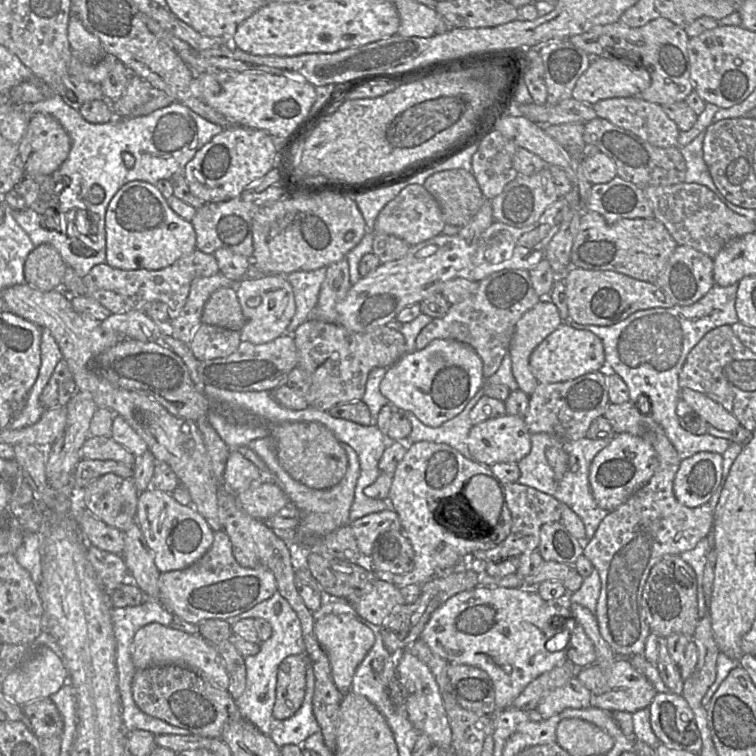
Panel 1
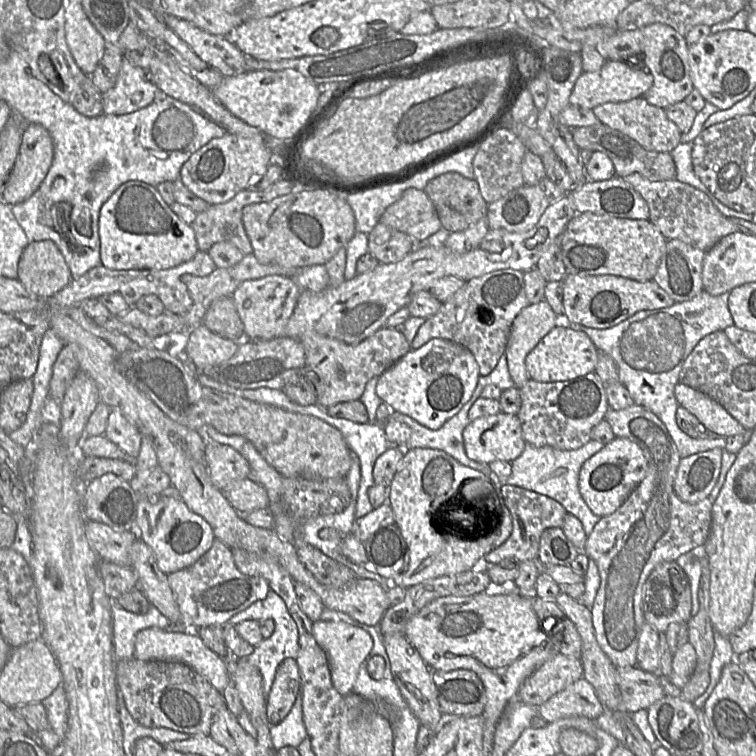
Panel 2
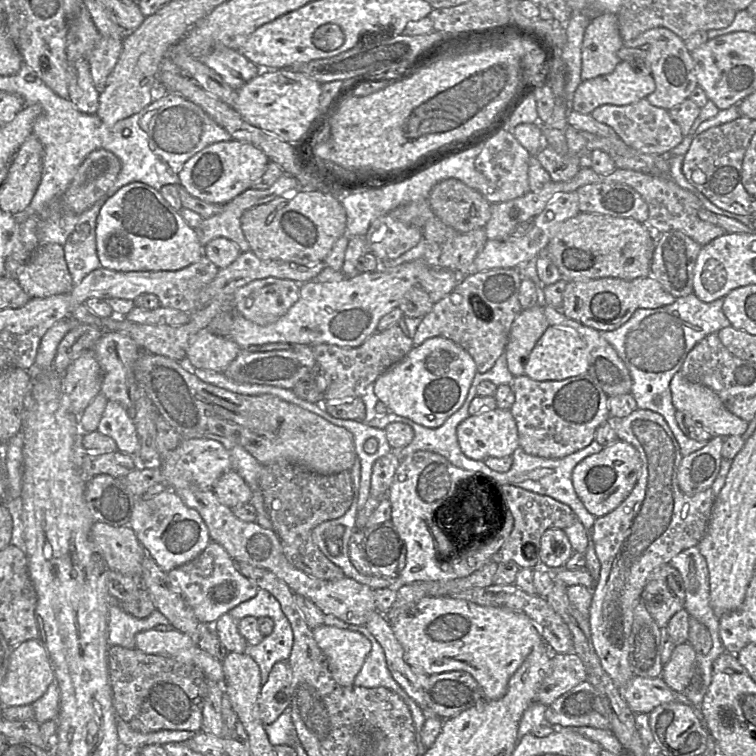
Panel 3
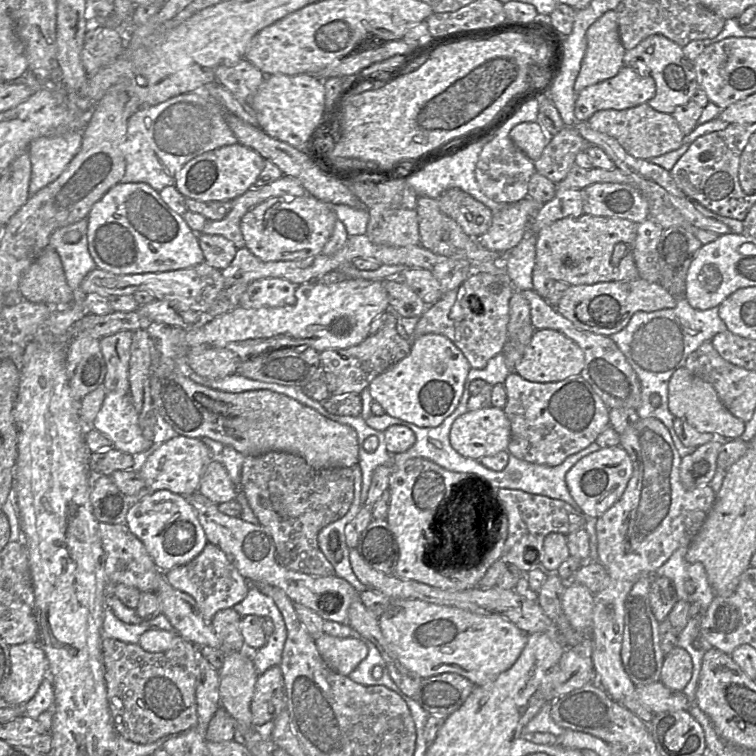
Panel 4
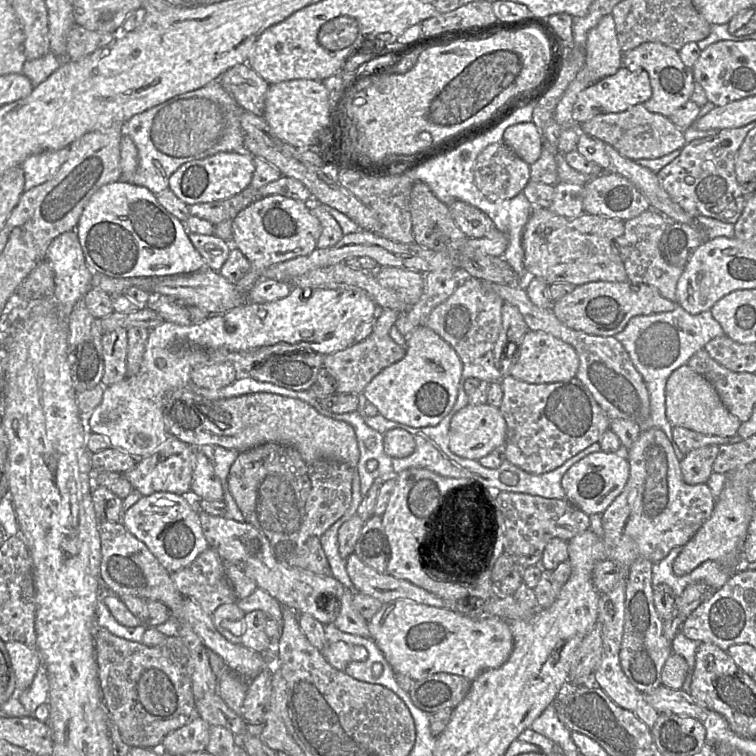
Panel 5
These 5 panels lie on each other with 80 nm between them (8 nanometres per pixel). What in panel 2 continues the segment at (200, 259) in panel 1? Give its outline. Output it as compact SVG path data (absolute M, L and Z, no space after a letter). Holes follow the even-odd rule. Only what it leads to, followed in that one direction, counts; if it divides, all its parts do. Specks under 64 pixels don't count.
M197 251L195 256L176 267L165 270L112 270L104 267L102 264L90 269L83 276L72 281L50 299L51 305L60 307L79 307L86 299L96 298L106 294L120 294L130 307L135 306L136 302L143 296L156 295L162 301L165 310L177 315L184 315L192 306L192 298L189 294L186 284L181 277L184 274L190 274L198 277L210 275L217 268L213 259L207 252Z

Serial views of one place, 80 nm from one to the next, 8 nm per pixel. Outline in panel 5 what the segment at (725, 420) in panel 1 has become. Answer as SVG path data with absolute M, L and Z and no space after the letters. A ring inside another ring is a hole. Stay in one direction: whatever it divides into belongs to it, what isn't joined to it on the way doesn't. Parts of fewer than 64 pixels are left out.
M687 364L676 369L668 378L665 388L666 416L671 425L721 437L737 434L740 420L731 414L722 403L712 384Z

